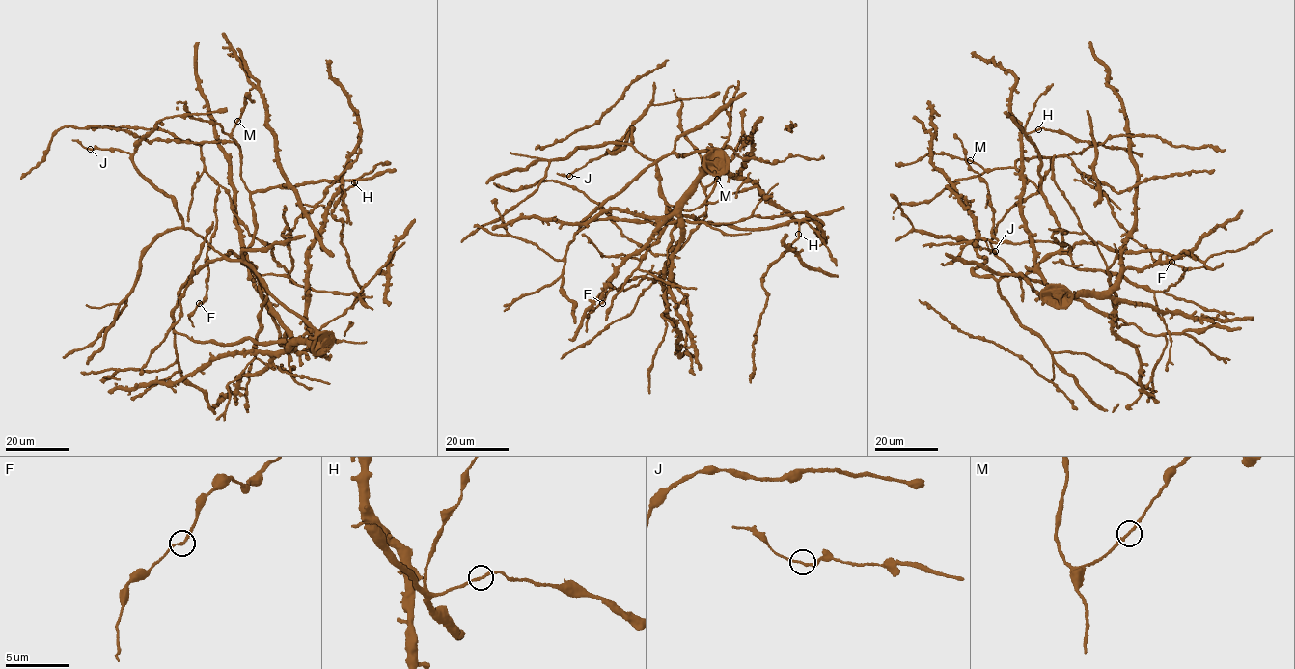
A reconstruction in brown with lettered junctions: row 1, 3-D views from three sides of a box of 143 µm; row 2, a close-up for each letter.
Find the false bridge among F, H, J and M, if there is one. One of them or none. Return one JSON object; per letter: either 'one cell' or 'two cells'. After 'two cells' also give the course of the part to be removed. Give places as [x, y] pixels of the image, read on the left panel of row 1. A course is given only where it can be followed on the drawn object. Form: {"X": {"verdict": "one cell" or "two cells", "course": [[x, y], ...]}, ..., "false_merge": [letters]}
{"F": {"verdict": "one cell"}, "H": {"verdict": "one cell"}, "J": {"verdict": "one cell"}, "M": {"verdict": "one cell"}, "false_merge": []}

